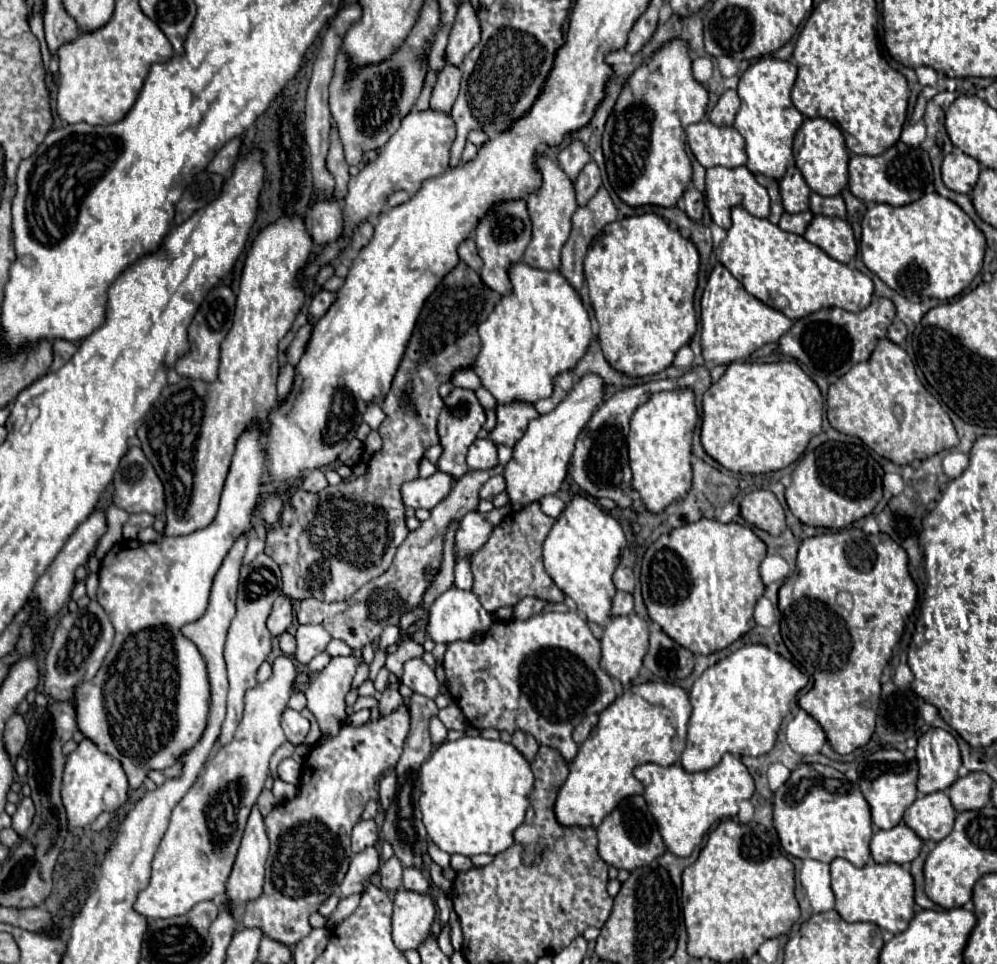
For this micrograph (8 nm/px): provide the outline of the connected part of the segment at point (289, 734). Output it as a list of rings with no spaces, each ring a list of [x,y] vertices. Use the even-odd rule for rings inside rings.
[[[285,709],[283,711],[283,731],[287,741],[291,741],[293,745],[299,745],[305,741],[307,733],[309,733],[309,721],[293,709]]]

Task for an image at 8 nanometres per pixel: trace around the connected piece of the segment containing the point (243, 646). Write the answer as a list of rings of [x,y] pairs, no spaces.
[[[259,553],[251,565],[241,569],[239,577],[239,587],[237,587],[237,613],[231,621],[229,635],[227,635],[227,645],[225,645],[225,663],[227,663],[227,677],[229,677],[229,697],[227,697],[227,717],[221,727],[221,735],[217,739],[217,745],[225,745],[233,739],[237,723],[241,721],[243,715],[243,695],[249,687],[257,685],[257,669],[259,665],[267,659],[271,651],[271,635],[265,625],[273,601],[281,593],[281,569],[279,565],[265,553]]]

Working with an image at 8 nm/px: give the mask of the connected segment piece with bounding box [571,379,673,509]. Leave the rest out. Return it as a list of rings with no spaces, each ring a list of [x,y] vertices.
[[[667,379],[661,381],[649,381],[643,385],[627,387],[607,401],[599,405],[595,415],[589,419],[589,423],[583,427],[575,451],[571,457],[571,477],[581,487],[581,491],[587,493],[591,499],[611,499],[617,503],[617,507],[627,509],[631,507],[631,469],[629,469],[629,457],[627,457],[627,433],[629,433],[629,419],[635,413],[639,405],[647,401],[649,395],[659,391],[671,391],[673,383]]]

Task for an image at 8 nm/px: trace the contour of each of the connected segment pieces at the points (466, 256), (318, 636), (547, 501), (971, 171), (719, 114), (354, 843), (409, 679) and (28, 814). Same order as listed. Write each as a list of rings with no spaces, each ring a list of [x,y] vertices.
[[[465,239],[461,245],[459,245],[459,257],[461,261],[465,261],[469,267],[473,267],[475,271],[481,269],[481,257],[477,255],[477,249],[475,249],[475,241],[473,239]]]
[[[299,625],[297,629],[297,653],[295,659],[301,665],[307,665],[315,655],[325,651],[331,635],[321,625]]]
[[[545,495],[545,497],[541,497],[541,509],[543,509],[543,513],[547,513],[549,517],[559,517],[561,515],[561,511],[565,509],[565,503],[557,497],[557,495]]]
[[[953,149],[949,155],[945,155],[941,165],[943,183],[957,193],[971,193],[979,179],[979,171],[981,171],[979,161],[965,155],[959,149]]]
[[[729,89],[721,95],[719,103],[713,107],[713,111],[709,113],[709,119],[715,125],[733,125],[735,115],[737,115],[737,107],[739,107],[739,97],[737,91]]]
[[[361,819],[355,827],[353,827],[353,835],[351,835],[351,847],[353,847],[353,853],[359,853],[363,851],[365,847],[371,847],[377,843],[377,825],[373,819]]]
[[[419,657],[409,659],[405,663],[401,683],[405,683],[411,691],[421,693],[429,699],[435,699],[439,695],[439,681],[437,681],[433,669]]]
[[[23,797],[23,799],[21,799],[21,803],[17,805],[15,815],[13,815],[13,825],[11,825],[11,829],[13,829],[17,835],[21,835],[21,837],[23,837],[23,835],[25,835],[25,831],[29,829],[29,825],[31,825],[33,815],[35,815],[33,801],[31,801],[29,797]]]

